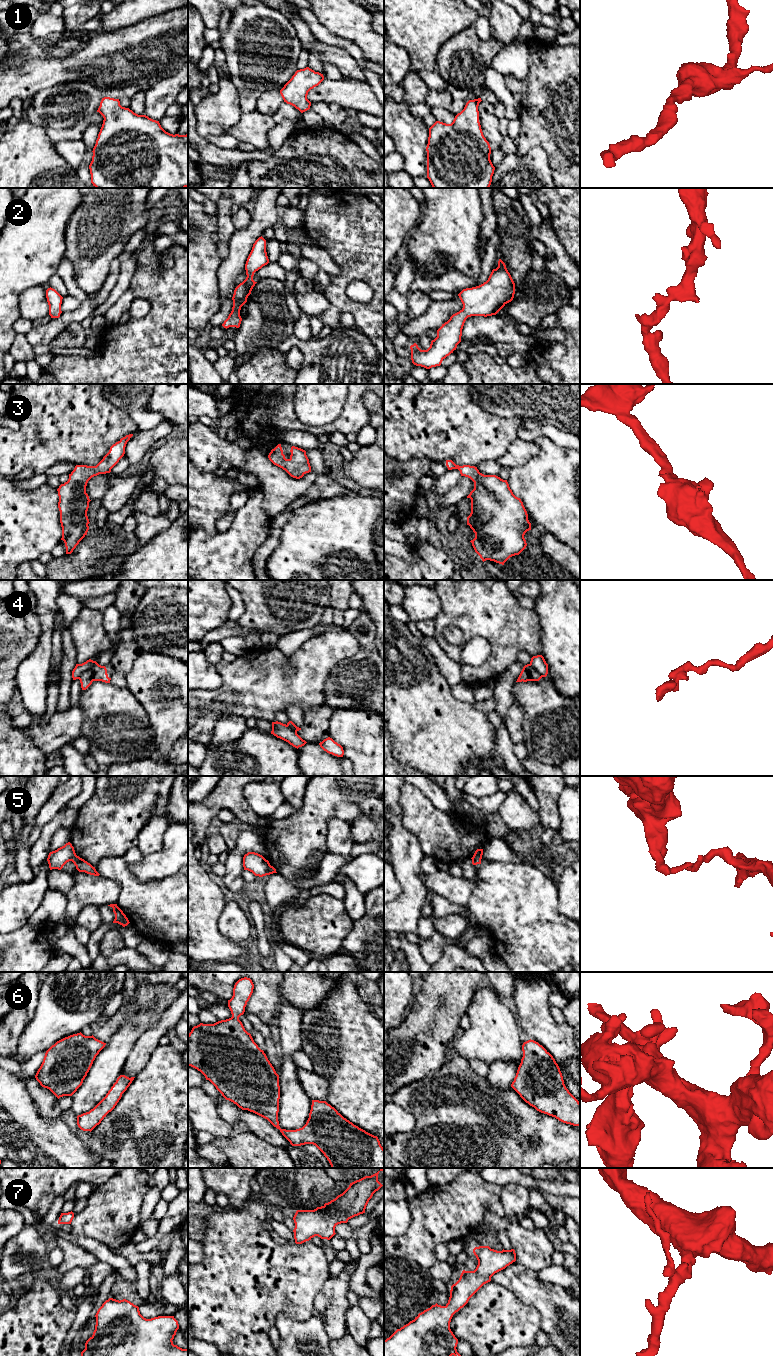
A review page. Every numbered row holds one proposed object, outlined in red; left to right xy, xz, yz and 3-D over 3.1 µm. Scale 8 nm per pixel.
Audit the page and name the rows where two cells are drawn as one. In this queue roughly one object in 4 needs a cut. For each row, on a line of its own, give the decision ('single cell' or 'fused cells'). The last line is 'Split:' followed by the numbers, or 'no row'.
1: single cell
2: single cell
3: single cell
4: fused cells
5: fused cells
6: single cell
7: single cell
Split: 4, 5

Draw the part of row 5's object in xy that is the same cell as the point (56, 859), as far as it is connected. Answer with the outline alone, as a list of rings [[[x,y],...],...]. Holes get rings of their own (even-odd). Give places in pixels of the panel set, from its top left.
[[[70,842],[57,850],[50,852],[47,858],[50,870],[61,870],[67,862],[72,860],[74,855],[76,855],[76,853]]]

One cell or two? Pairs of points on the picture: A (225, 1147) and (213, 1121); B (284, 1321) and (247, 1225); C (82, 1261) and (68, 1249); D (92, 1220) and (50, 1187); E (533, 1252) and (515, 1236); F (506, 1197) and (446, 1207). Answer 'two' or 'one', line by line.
A: two
B: two
C: one
D: two
E: one
F: two

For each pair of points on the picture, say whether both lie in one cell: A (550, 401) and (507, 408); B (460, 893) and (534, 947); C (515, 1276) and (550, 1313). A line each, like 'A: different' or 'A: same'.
A: same
B: different
C: same

